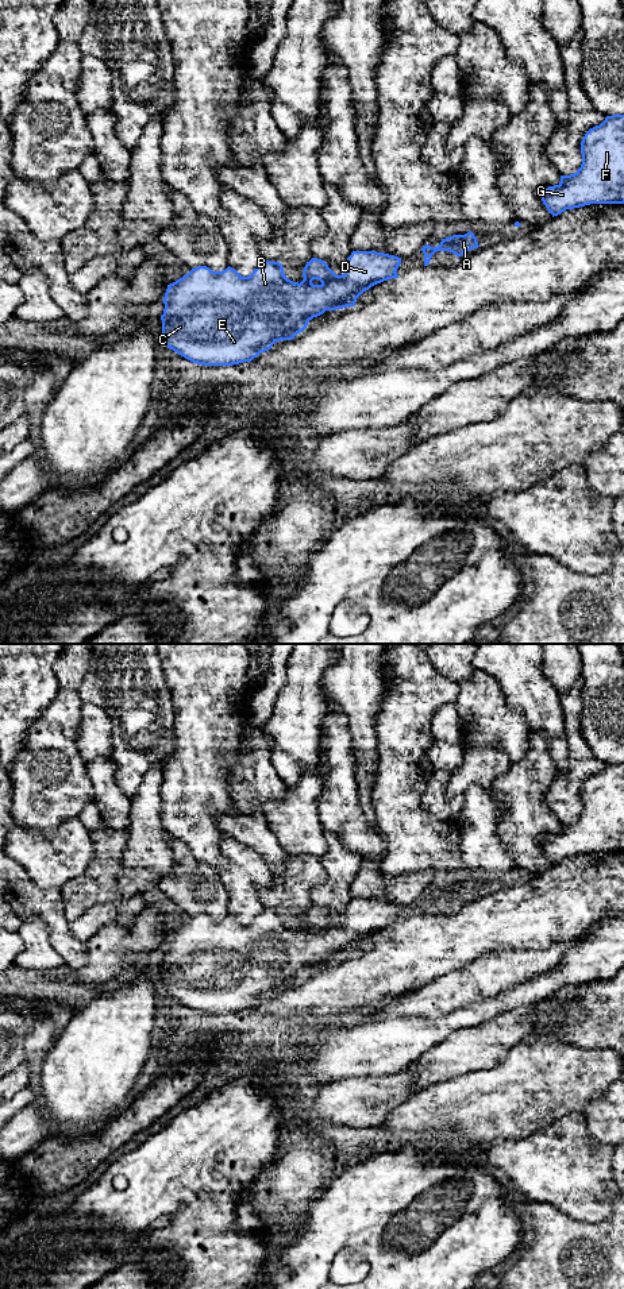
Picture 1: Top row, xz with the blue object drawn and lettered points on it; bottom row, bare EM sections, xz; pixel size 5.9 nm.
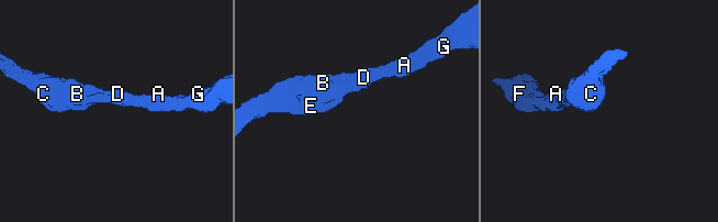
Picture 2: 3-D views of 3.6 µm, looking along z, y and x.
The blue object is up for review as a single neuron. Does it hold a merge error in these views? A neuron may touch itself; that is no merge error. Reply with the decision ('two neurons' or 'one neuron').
one neuron

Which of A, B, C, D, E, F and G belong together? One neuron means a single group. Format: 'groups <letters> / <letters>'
groups A B C D E F G

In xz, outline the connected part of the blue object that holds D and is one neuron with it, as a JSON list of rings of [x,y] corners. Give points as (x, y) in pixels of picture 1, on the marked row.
[[[353,251],[344,263],[344,273],[336,275],[324,260],[312,258],[303,270],[304,279],[300,283],[285,277],[280,262],[265,260],[249,277],[242,277],[230,266],[223,271],[212,271],[207,266],[199,266],[167,285],[162,300],[165,304],[161,316],[162,339],[167,348],[197,364],[232,366],[251,362],[261,352],[270,350],[276,341],[294,339],[313,317],[326,310],[354,306],[357,298],[371,286],[398,278],[396,271],[400,263],[401,258],[394,255],[377,251]]]

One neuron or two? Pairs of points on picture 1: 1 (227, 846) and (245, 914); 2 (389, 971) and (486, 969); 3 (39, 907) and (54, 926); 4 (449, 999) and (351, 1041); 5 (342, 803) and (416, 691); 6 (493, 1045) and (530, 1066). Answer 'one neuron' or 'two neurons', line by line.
1: one neuron
2: two neurons
3: one neuron
4: two neurons
5: two neurons
6: two neurons

